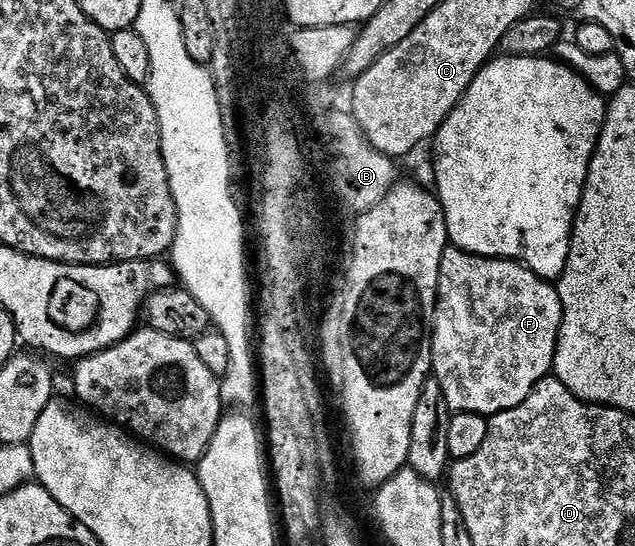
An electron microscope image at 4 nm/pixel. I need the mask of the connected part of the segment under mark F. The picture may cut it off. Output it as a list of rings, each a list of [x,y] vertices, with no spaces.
[[[452,246],[445,249],[443,262],[439,266],[439,290],[437,291],[437,312],[433,316],[433,370],[432,379],[439,382],[443,389],[444,400],[454,412],[479,413],[488,418],[503,410],[511,410],[531,394],[531,390],[553,370],[553,359],[557,349],[559,330],[563,322],[563,306],[556,287],[550,281],[539,278],[530,268],[515,260],[493,260],[489,256],[476,256]]]

